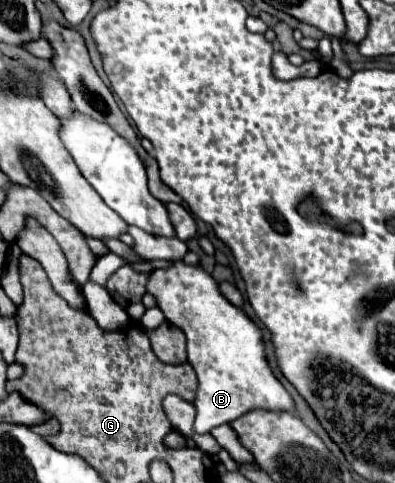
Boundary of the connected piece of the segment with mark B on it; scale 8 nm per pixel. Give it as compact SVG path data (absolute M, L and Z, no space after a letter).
M172 260L170 266L148 274L148 294L154 296L166 322L186 334L188 362L198 376L194 400L198 412L194 422L196 434L206 434L256 408L294 410L290 394L276 380L266 362L258 326L220 294L218 282L202 266L188 266L184 260Z

